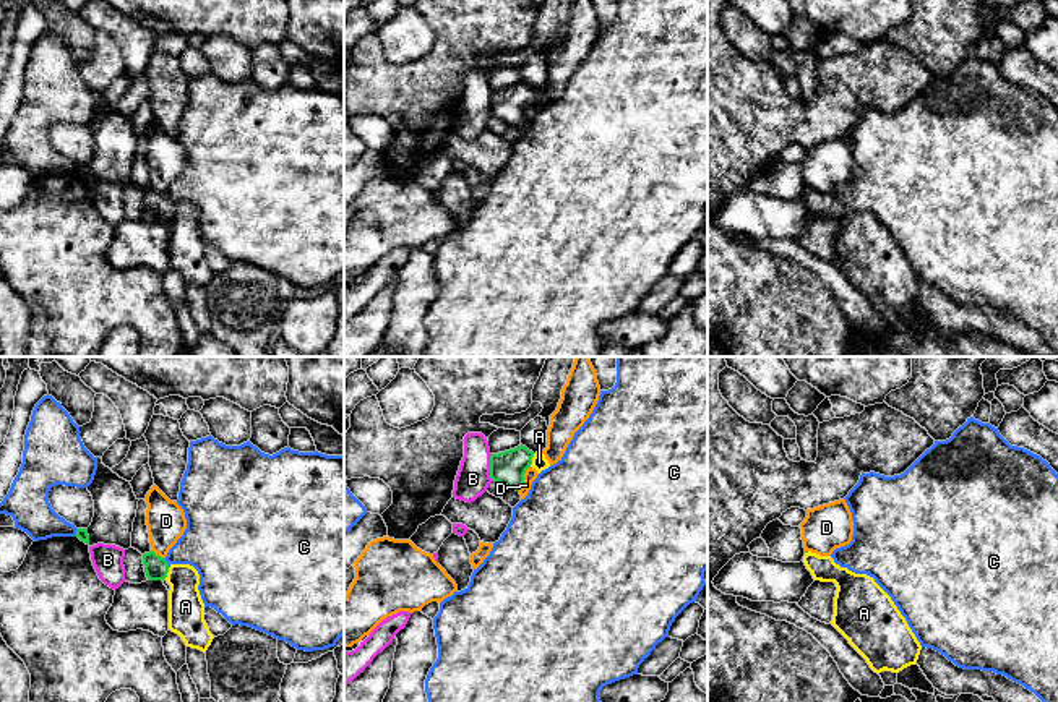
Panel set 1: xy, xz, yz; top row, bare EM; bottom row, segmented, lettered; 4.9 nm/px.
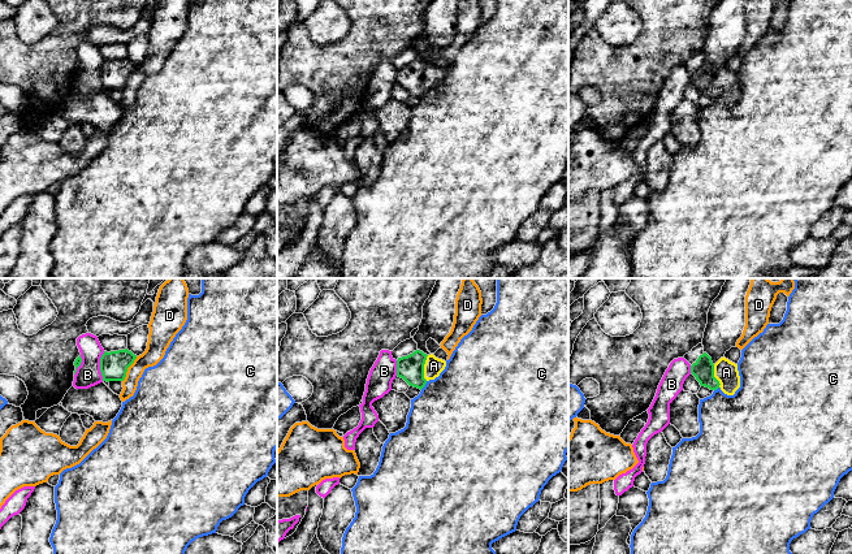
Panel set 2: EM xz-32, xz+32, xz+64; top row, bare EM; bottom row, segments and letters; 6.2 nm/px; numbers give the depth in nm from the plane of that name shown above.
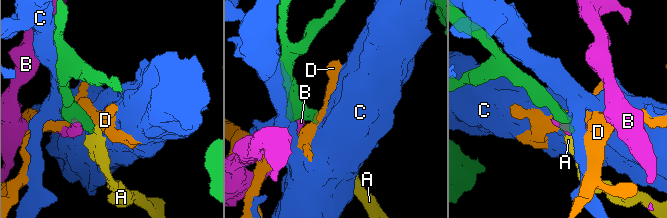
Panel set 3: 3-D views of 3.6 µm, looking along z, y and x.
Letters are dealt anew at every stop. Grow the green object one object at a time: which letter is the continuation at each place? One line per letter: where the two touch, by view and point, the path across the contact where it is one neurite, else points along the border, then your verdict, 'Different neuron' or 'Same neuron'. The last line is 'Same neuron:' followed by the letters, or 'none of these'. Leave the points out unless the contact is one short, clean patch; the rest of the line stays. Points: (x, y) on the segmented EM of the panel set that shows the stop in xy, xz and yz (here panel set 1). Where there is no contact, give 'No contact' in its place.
A: Touches green at xy (167, 571). Path across: xy (156, 568), (167, 571), (184, 587), (185, 607). Same neuron
B: Touches green at xz (490, 467). Boundary: xz (492, 454), (490, 480). Different neuron
C: Touches green at xy (167, 563). Different neuron
D: Touches green at xz (523, 479). Boundary: xz (529, 466), (524, 482), (518, 490). Different neuron
Same neuron: A

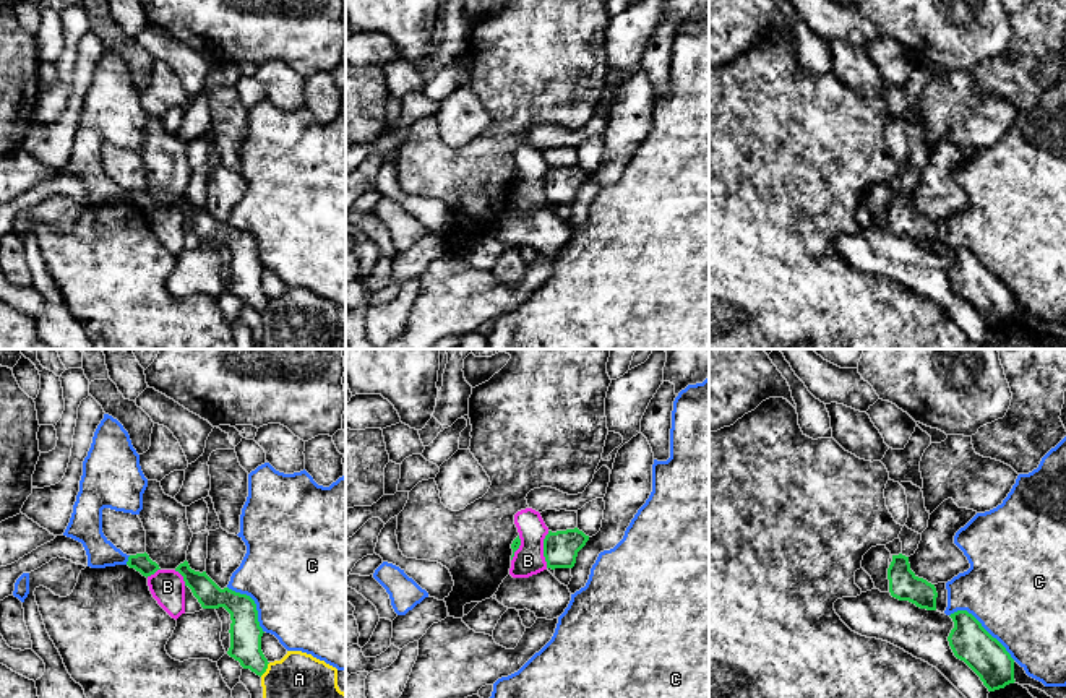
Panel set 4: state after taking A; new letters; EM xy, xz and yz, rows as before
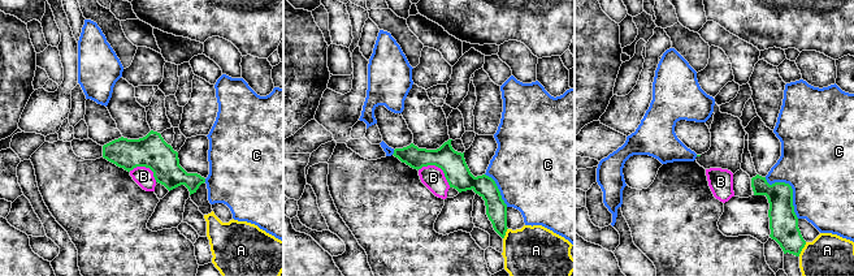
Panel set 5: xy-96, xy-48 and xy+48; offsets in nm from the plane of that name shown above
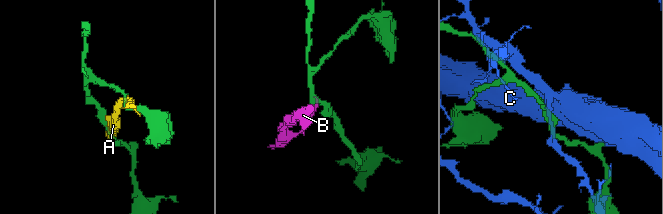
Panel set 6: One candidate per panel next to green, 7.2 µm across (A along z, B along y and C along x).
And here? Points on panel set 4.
A: Touches green at xy (266, 667). Different neuron
B: Touches green at xz (544, 549). Boundary: xz (549, 531), (544, 539), (545, 567). Different neuron
C: Touches green at yz (982, 627). Different neuron
Same neuron: none of these

